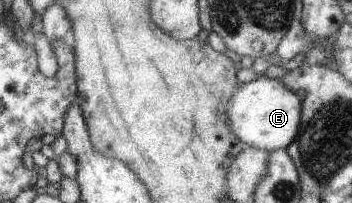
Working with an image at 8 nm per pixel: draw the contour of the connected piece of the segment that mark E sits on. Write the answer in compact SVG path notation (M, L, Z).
M261 76L257 80L242 83L231 99L229 116L231 131L247 146L275 151L293 144L302 125L303 100L296 91L288 89L282 81Z

